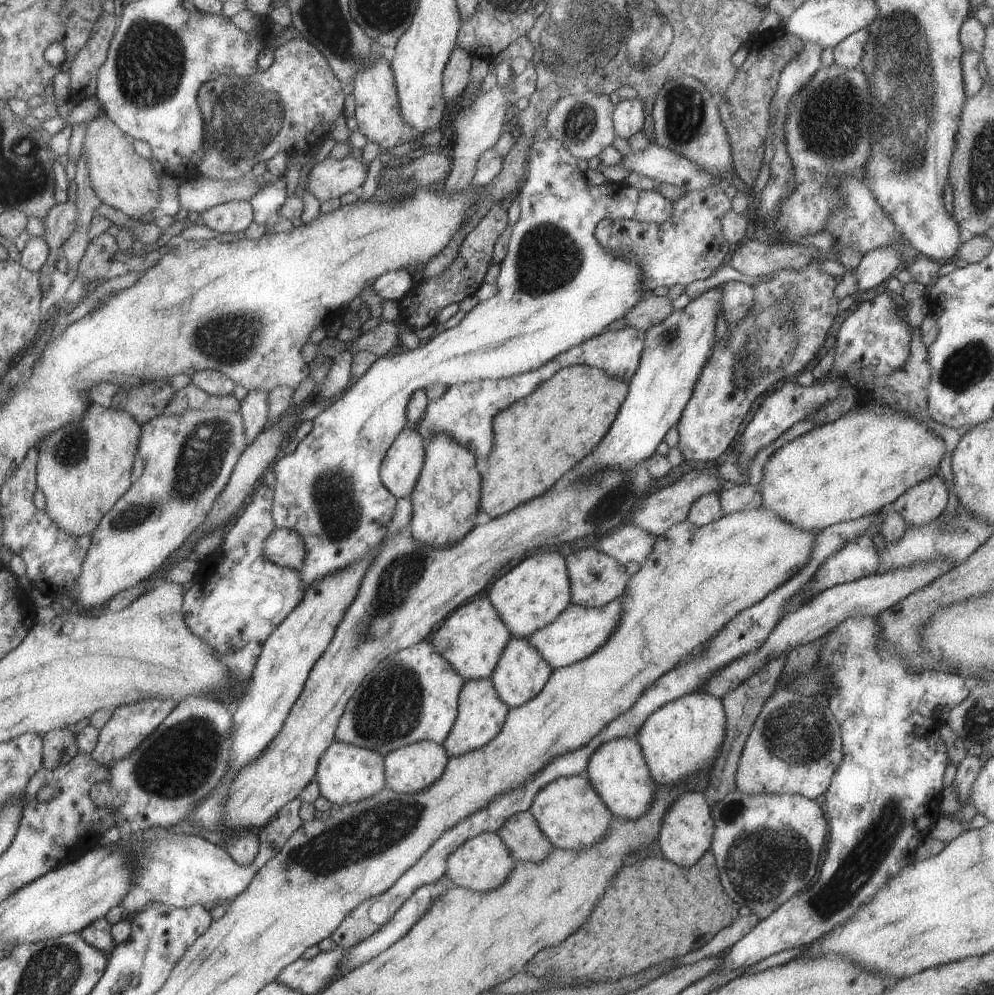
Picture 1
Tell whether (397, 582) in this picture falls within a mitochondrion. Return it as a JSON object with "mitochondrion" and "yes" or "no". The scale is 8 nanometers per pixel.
{"mitochondrion":"yes"}

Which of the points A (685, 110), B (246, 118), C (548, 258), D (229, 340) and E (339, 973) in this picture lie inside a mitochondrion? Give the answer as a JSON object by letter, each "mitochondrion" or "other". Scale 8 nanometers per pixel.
{"A":"mitochondrion","B":"mitochondrion","C":"mitochondrion","D":"mitochondrion","E":"other"}

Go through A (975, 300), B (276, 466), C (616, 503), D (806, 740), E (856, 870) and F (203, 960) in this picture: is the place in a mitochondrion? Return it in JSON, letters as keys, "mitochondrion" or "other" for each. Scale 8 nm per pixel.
{"A":"other","B":"other","C":"mitochondrion","D":"mitochondrion","E":"mitochondrion","F":"mitochondrion"}

